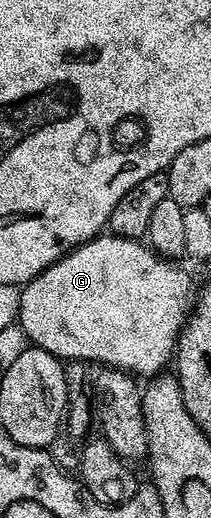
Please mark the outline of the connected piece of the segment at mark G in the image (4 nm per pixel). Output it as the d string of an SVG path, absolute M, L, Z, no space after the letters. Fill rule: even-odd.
M103 232L97 238L91 238L90 241L78 246L68 254L63 254L59 262L54 262L40 276L36 276L31 282L25 283L21 287L22 299L18 309L17 325L22 327L27 339L33 345L42 350L55 354L60 360L73 360L75 362L102 362L103 367L113 368L123 372L129 372L135 376L141 376L149 380L165 371L166 366L171 365L172 359L176 354L178 336L182 332L182 326L186 323L188 313L192 308L192 293L190 294L190 274L186 270L178 267L179 263L174 260L167 260L163 255L150 249L145 241L136 238L121 238L118 234Z

